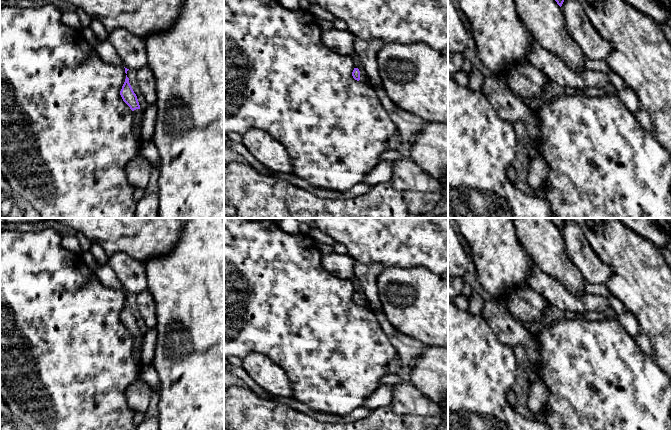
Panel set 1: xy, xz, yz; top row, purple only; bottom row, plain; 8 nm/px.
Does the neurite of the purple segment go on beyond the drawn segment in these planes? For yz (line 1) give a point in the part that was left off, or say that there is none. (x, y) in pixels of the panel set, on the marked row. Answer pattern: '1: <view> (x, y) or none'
1: none

